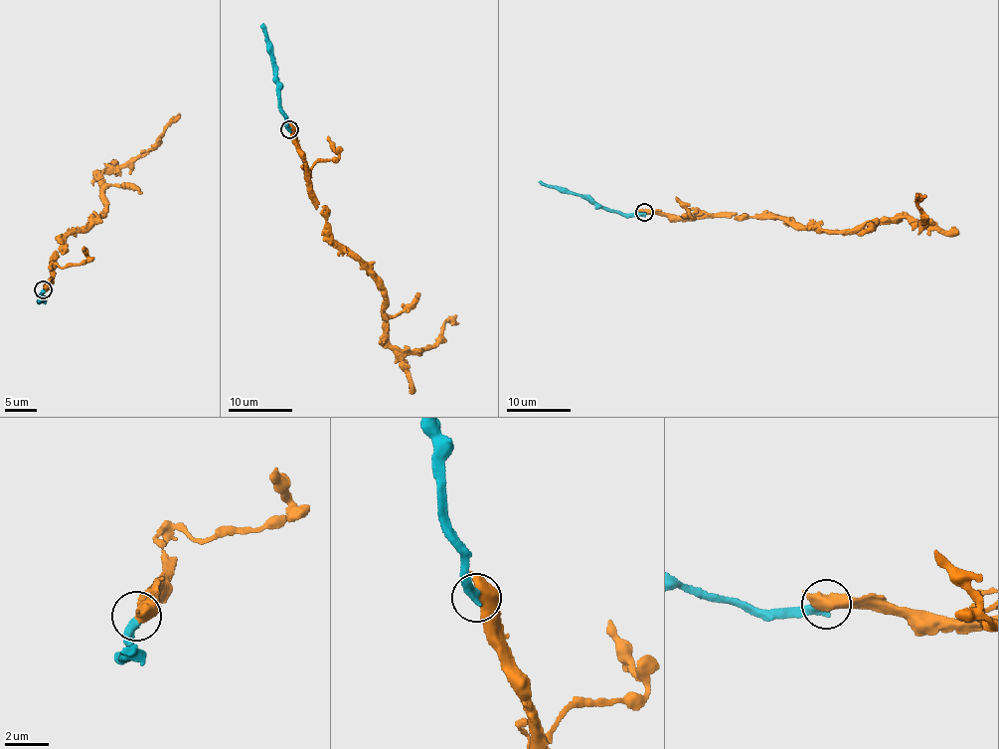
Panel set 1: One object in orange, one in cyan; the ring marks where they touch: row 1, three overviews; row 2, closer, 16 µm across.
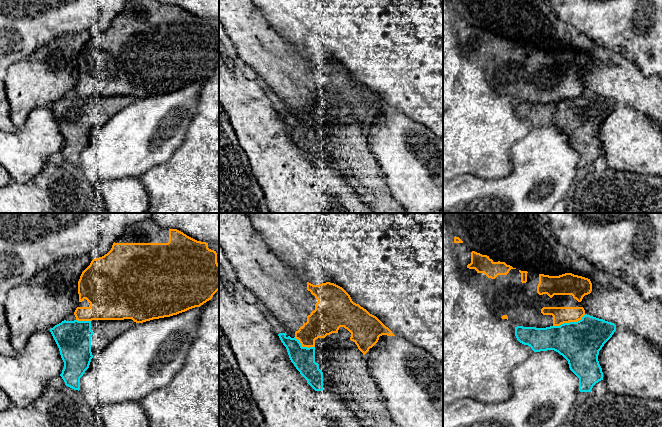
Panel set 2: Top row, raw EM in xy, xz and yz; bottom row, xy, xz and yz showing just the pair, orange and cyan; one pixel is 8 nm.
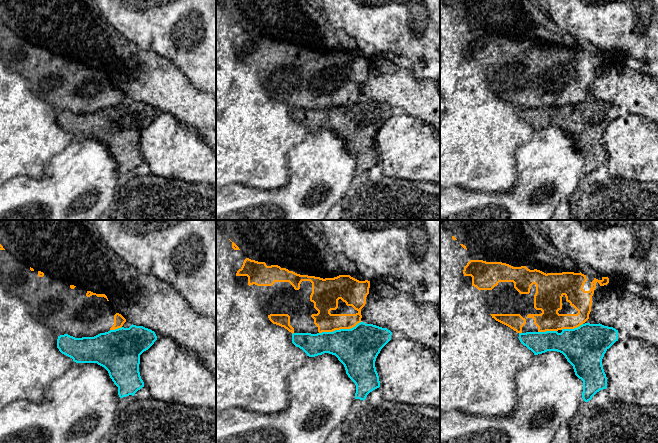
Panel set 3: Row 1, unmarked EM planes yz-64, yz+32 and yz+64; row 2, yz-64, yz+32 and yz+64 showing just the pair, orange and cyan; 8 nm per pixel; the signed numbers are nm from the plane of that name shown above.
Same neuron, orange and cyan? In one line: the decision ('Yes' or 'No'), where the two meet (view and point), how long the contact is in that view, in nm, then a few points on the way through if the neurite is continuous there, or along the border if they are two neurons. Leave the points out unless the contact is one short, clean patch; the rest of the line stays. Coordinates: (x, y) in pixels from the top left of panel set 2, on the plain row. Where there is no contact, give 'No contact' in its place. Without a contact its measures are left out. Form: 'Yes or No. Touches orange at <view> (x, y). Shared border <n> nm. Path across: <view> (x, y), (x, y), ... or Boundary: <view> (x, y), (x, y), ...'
No. Touches orange at yz (569, 97). Shared border 280 nm

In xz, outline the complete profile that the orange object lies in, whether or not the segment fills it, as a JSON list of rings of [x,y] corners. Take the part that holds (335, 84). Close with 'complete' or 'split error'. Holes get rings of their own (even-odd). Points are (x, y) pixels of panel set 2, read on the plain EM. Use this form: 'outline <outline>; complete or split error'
outline [[[219,0],[219,21],[239,57],[259,74],[283,102],[286,110],[298,115],[302,123],[315,123],[316,115],[338,109],[340,103],[344,103],[351,109],[350,116],[357,121],[363,131],[378,118],[380,112],[395,112],[376,92],[354,79],[342,63],[330,58],[313,61],[303,56],[294,44],[279,34],[263,15],[262,9],[252,0]]]; split error

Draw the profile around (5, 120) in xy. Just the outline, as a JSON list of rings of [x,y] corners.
[[[0,79],[0,131],[16,133],[18,130],[19,128],[17,128],[11,121],[4,80]]]

